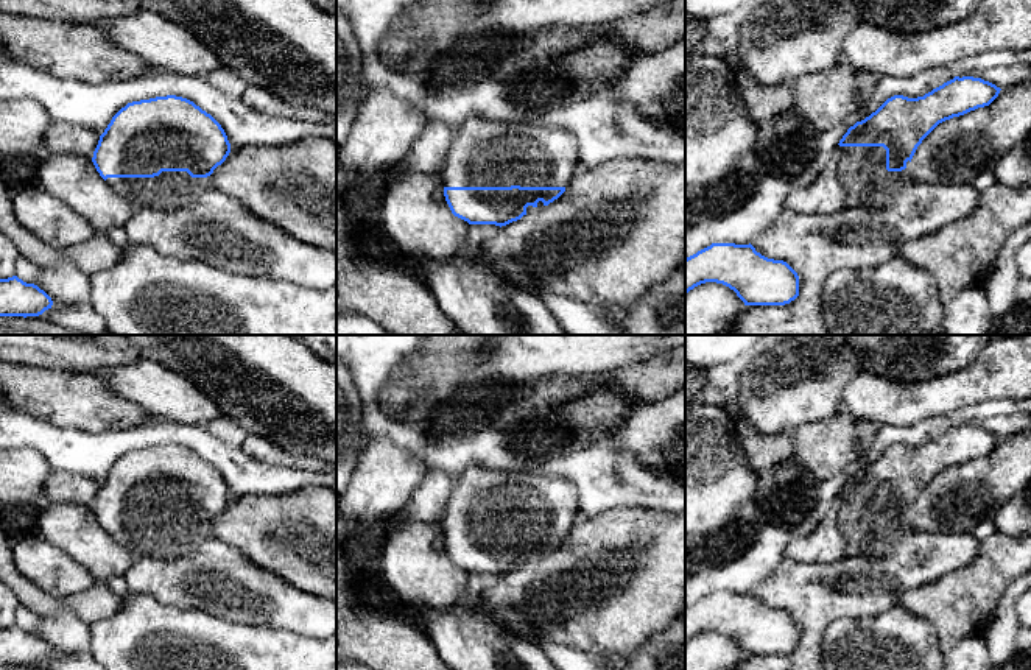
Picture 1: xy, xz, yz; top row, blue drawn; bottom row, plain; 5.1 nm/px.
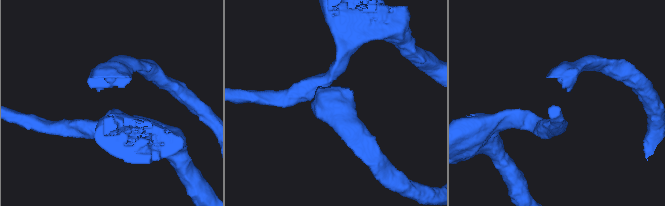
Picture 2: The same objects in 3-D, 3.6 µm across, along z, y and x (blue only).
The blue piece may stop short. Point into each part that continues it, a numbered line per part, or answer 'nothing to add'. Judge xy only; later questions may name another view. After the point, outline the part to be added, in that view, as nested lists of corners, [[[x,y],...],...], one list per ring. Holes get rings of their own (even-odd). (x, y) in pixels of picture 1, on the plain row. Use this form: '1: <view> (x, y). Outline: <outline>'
1: xy (168, 539). Outline: [[[162,520],[154,527],[107,527],[109,536],[137,556],[173,559],[212,538],[212,524],[192,527],[187,520]]]

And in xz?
1: xz (483, 502). Outline: [[[472,463],[453,485],[441,530],[444,536],[568,536],[578,520],[579,494],[572,481]]]

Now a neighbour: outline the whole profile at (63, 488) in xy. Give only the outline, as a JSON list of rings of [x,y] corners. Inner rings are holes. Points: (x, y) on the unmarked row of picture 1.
[[[51,471],[45,485],[44,503],[93,506],[100,483],[65,471]]]

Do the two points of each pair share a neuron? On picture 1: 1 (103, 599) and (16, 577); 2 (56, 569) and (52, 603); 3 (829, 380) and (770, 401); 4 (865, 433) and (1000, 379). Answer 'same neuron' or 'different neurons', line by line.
1: same neuron
2: different neurons
3: same neuron
4: different neurons

